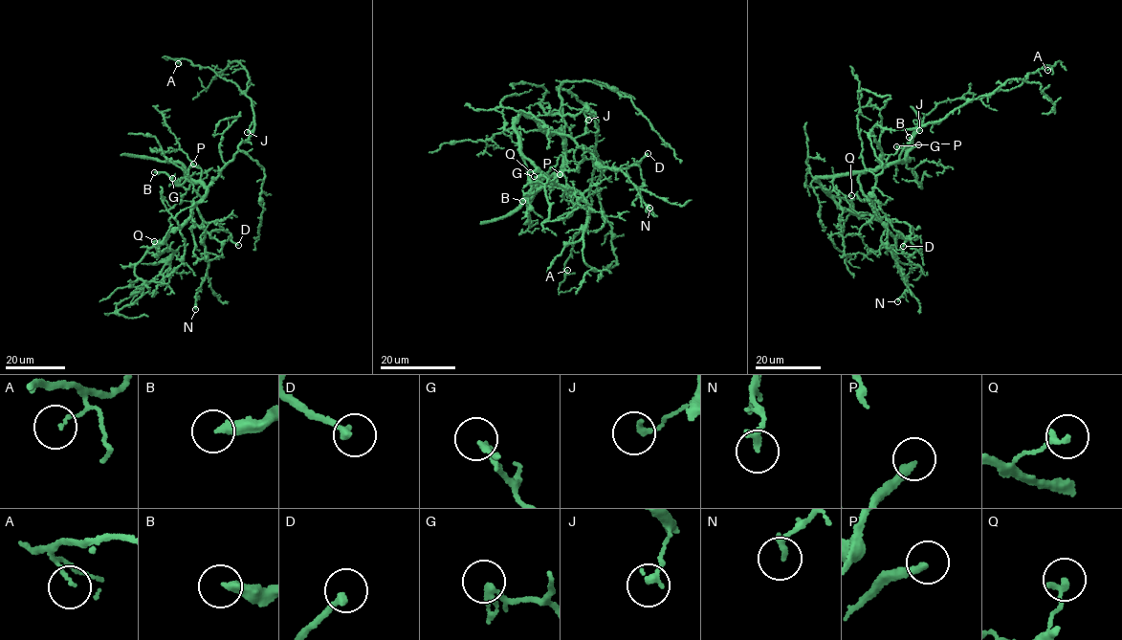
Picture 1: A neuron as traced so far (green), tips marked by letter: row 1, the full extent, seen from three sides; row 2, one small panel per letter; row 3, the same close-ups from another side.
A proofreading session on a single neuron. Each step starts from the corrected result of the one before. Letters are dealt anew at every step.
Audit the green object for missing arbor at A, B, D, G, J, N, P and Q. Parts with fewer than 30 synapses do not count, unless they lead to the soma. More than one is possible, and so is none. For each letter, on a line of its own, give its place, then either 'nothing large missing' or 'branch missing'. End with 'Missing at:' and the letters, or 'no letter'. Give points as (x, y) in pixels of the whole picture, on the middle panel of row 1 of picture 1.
A: at (567, 270); nothing large missing
B: at (522, 201); branch missing
D: at (648, 153); nothing large missing
G: at (534, 176); nothing large missing
J: at (588, 120); nothing large missing
N: at (649, 208); nothing large missing
P: at (560, 174); branch missing
Q: at (530, 172); nothing large missing
Missing at: B, P

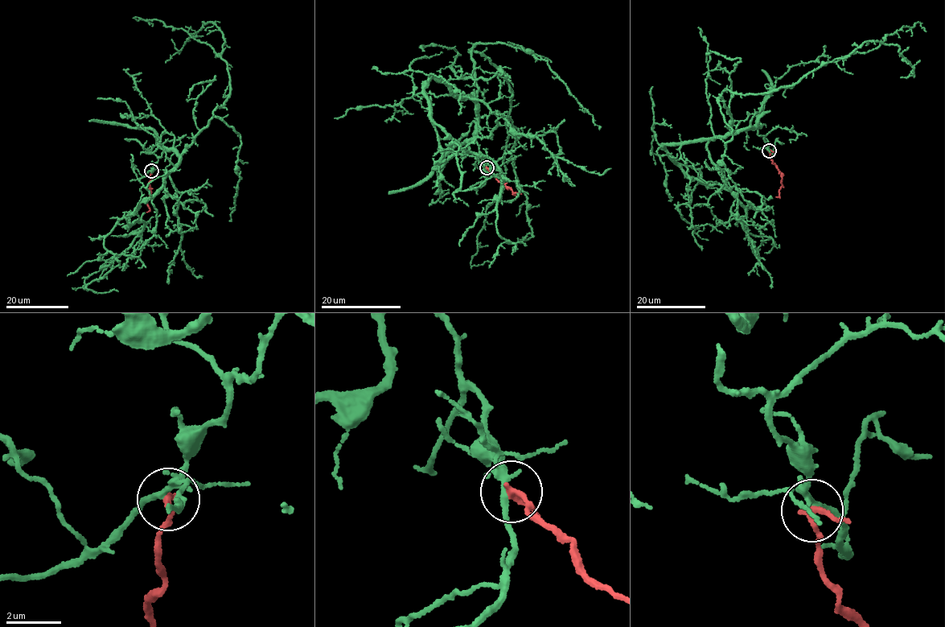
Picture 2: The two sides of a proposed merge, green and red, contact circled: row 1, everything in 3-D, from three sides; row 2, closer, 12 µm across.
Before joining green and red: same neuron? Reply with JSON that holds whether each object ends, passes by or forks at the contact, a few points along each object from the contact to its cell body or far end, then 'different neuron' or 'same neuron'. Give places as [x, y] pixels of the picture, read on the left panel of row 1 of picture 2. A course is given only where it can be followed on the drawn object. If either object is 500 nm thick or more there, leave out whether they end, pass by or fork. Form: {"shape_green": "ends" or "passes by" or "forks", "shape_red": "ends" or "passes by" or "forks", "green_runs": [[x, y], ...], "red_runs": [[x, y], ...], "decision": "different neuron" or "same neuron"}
{"shape_green": "passes by", "shape_red": "passes by", "green_runs": [[150, 171], [166, 150], [180, 154], [193, 142], [230, 85], [210, 46], [134, 17], [147, 19]], "red_runs": [[151, 171], [149, 183], [151, 191], [147, 201], [149, 209], [147, 212]], "decision": "different neuron"}

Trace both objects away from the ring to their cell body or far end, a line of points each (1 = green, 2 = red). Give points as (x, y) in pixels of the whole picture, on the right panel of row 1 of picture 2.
1: (769, 150), (757, 128), (731, 130), (721, 92), (768, 93), (827, 62), (877, 48), (916, 22), (926, 31)
2: (770, 150), (770, 158), (782, 178), (779, 196), (775, 196)

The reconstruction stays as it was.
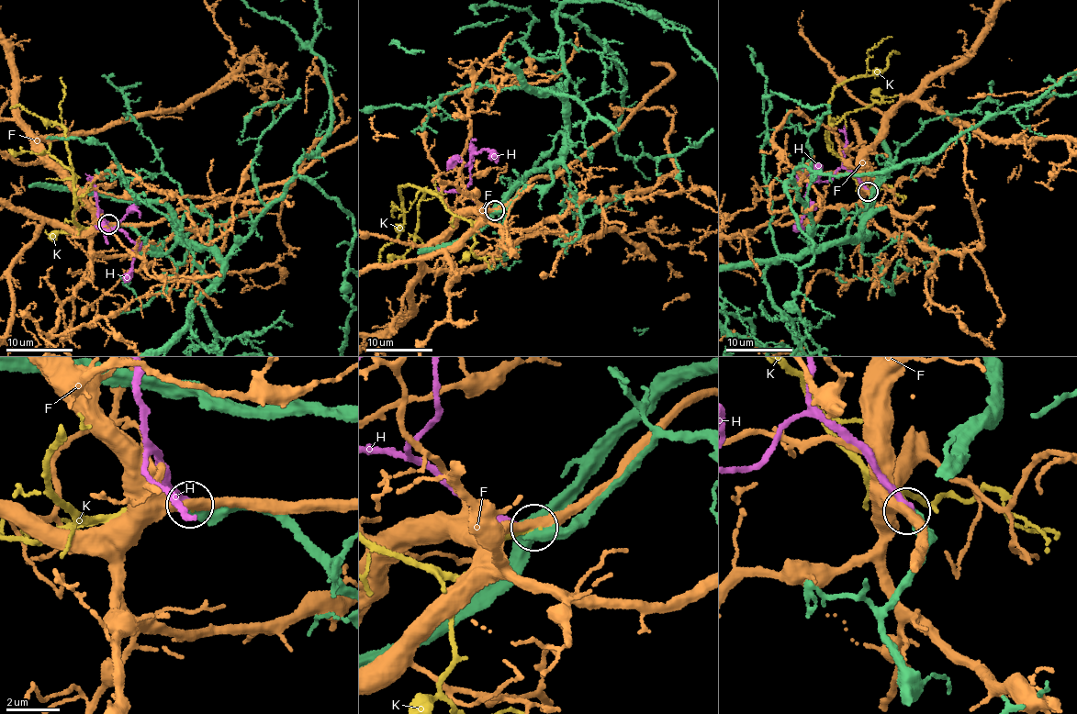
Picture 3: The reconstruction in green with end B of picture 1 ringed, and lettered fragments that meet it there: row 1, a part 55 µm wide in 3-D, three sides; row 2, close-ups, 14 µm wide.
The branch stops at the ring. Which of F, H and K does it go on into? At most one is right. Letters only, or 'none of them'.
K

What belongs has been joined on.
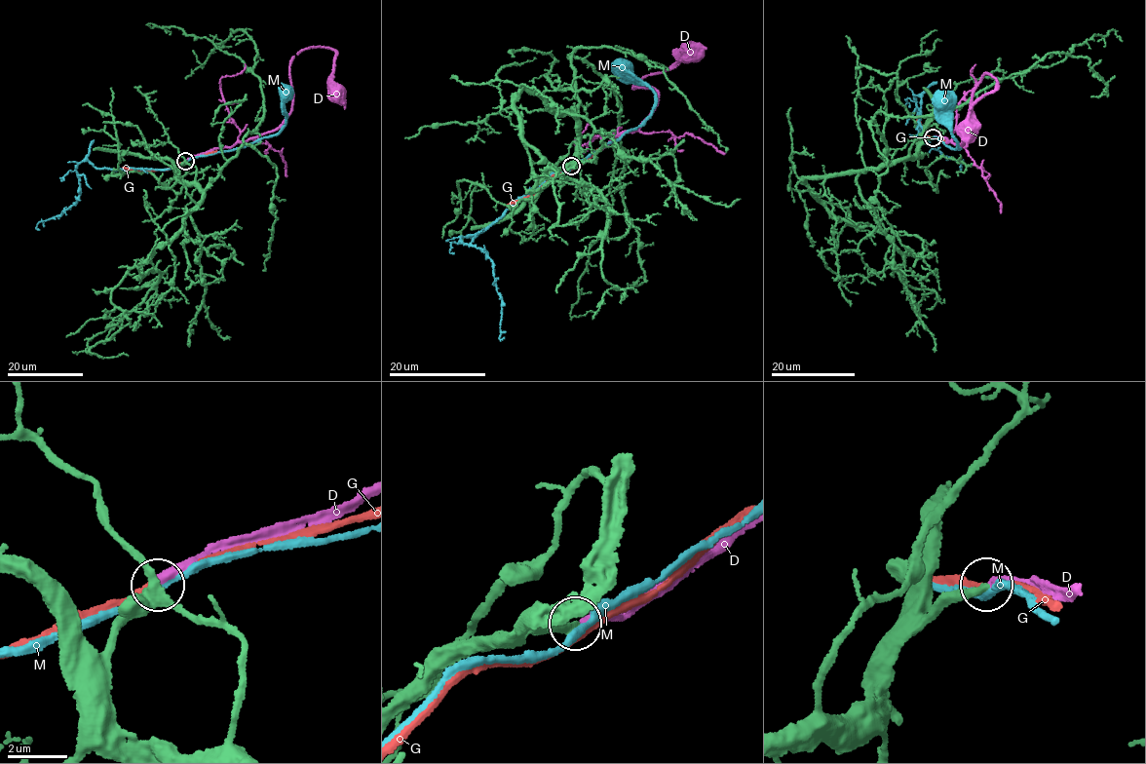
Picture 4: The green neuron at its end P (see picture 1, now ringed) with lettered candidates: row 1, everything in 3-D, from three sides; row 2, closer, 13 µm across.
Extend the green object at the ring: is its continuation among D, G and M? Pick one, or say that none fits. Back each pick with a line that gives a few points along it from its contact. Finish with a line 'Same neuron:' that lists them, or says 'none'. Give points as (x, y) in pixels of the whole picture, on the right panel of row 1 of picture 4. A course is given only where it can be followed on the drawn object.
D: course (933, 137), (962, 146), (974, 87), (988, 73), (997, 80), (994, 90), (973, 105), (964, 127), (969, 127)
Same neuron: D

